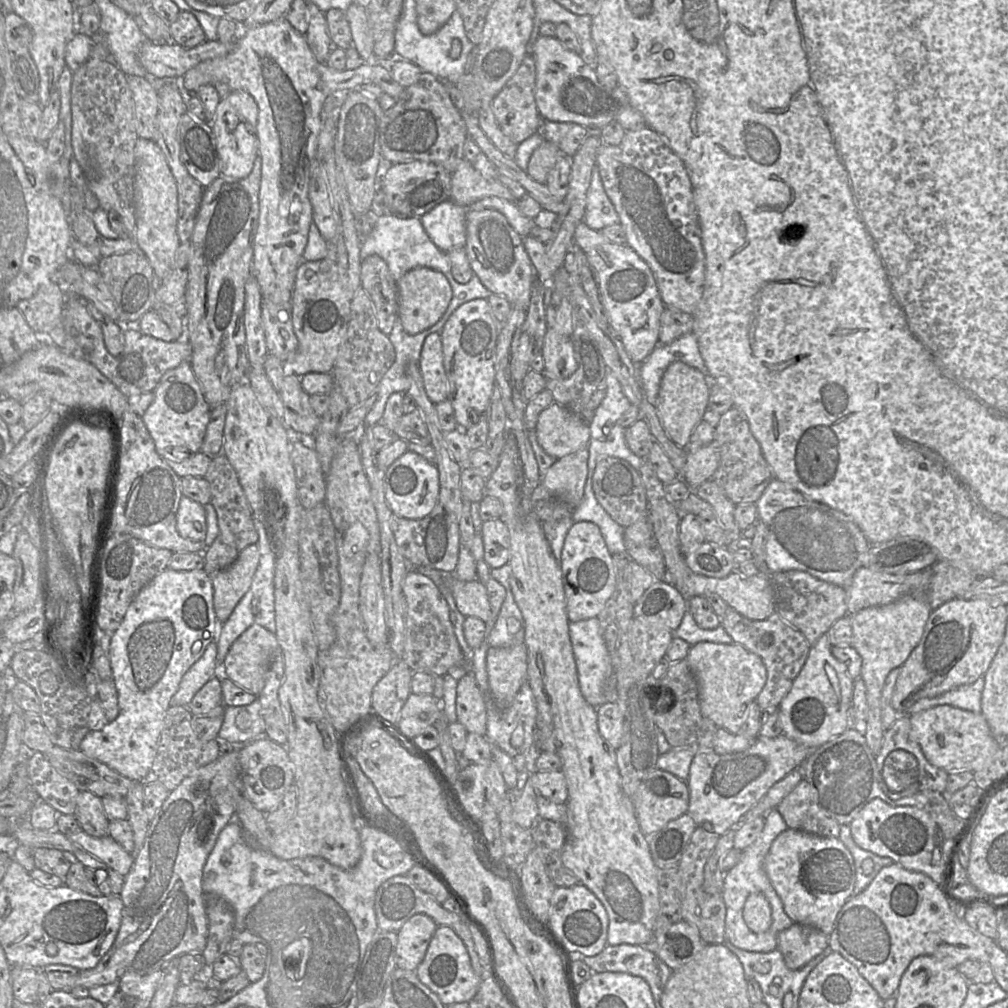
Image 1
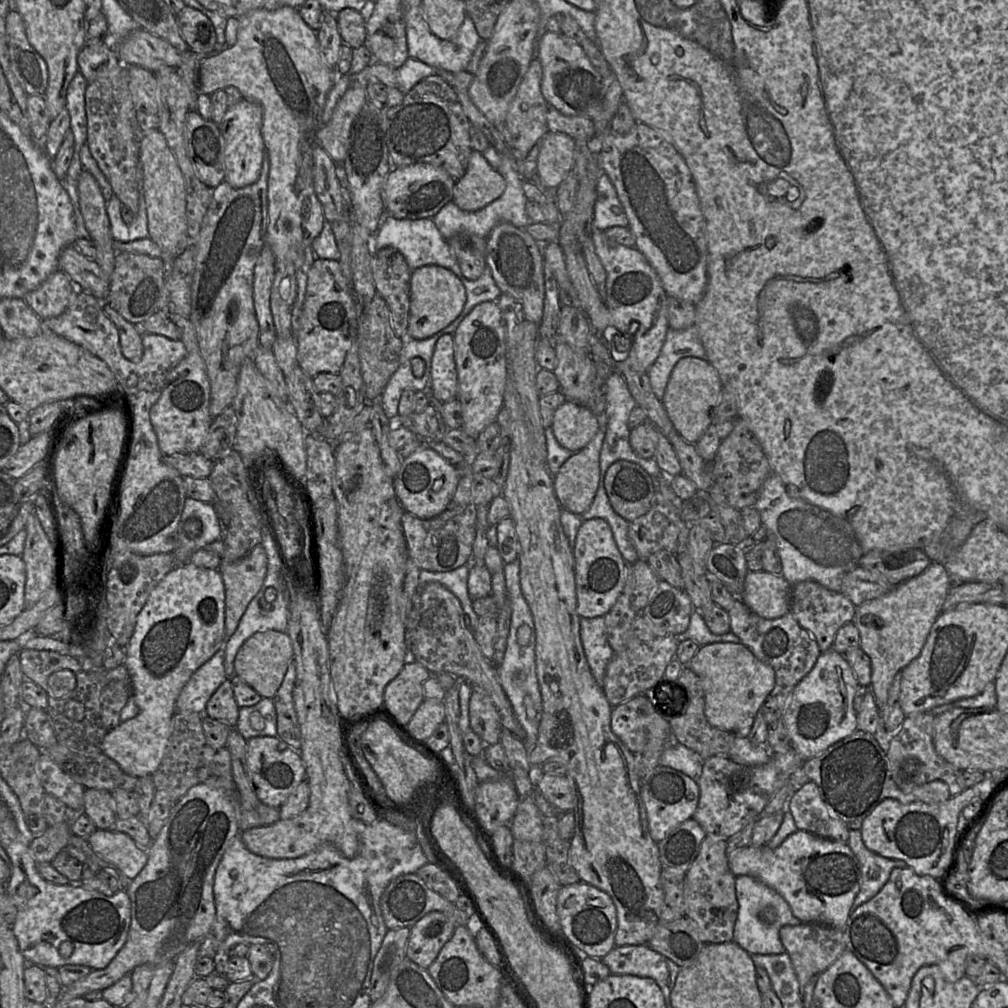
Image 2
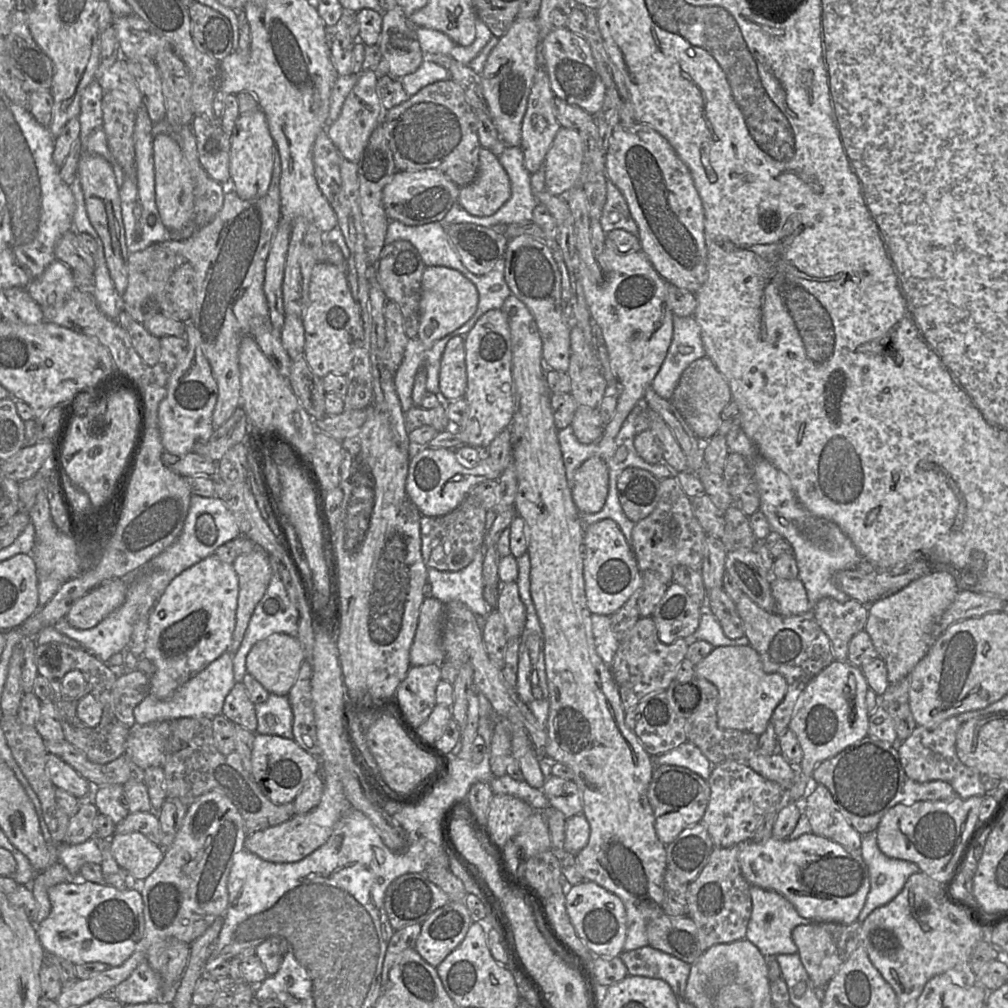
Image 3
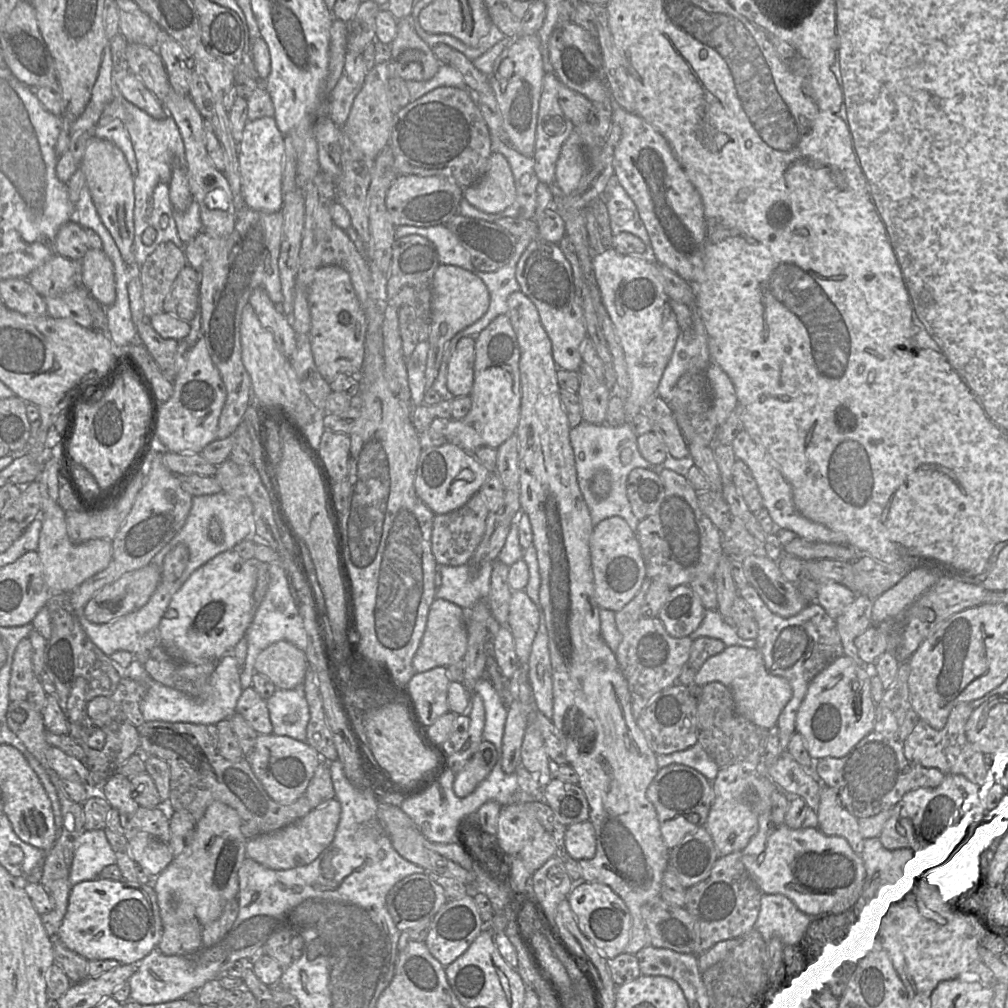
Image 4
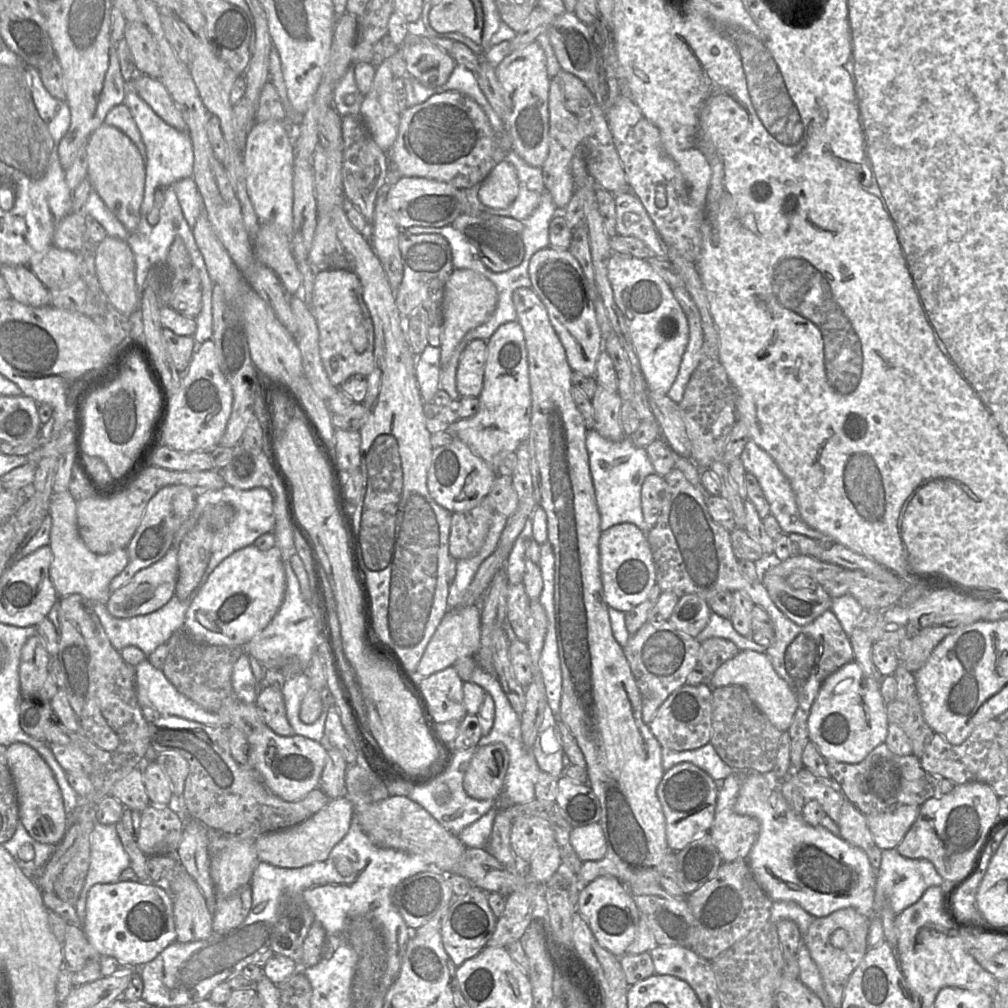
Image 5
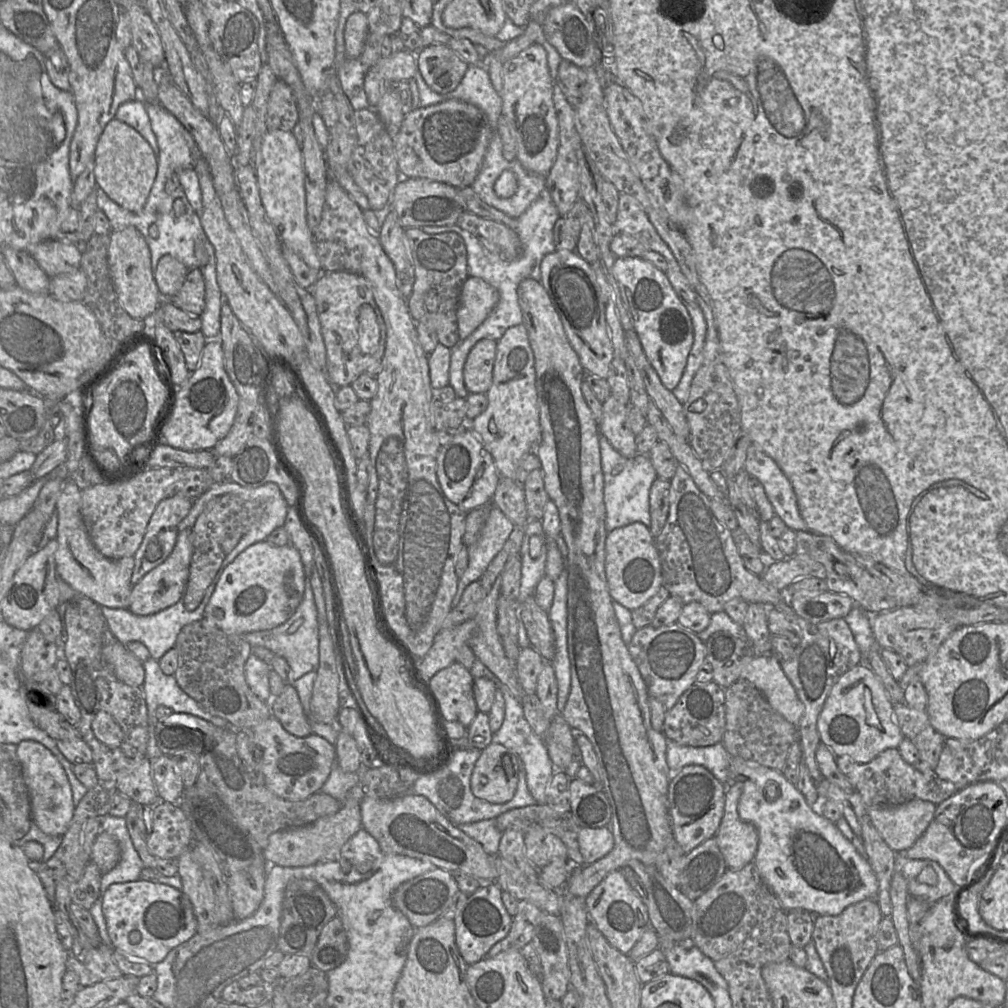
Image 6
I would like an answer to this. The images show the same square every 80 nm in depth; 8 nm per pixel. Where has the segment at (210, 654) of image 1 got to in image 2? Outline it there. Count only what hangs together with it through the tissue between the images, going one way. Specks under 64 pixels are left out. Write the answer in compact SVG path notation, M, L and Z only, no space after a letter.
M219 650L193 673L176 699L176 711L204 715L209 699L227 680L224 661L225 651Z

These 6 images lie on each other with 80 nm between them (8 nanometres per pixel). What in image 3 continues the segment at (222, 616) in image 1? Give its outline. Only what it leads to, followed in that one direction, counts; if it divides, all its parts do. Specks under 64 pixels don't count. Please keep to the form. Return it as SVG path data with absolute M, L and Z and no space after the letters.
M264 549L240 555L231 564L239 579L236 624L228 648L228 653L234 655L242 643L253 611L268 587L271 567Z

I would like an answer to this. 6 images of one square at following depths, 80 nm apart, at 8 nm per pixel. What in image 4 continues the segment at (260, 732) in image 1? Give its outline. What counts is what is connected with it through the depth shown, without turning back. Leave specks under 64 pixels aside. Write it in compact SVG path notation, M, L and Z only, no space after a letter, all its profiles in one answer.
M302 686L277 689L267 700L272 733L305 741L309 709Z

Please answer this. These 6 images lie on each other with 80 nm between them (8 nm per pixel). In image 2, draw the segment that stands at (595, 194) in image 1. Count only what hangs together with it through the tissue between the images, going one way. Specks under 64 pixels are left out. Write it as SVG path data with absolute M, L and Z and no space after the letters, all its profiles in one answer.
M602 174L597 180L596 193L592 217L594 229L604 232L615 226L628 228L629 221L623 206L614 186L605 174Z

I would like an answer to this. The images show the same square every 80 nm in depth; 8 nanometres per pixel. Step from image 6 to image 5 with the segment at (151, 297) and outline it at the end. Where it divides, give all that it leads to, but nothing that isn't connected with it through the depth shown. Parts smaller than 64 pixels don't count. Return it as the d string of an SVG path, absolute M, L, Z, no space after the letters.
M108 236L94 246L96 275L103 293L122 314L130 316L140 304L134 257L126 241Z

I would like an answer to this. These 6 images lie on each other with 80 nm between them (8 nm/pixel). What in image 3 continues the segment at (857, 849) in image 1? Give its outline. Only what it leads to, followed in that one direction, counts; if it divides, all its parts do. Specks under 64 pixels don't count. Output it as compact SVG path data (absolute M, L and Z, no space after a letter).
M875 833L862 834L861 855L868 867L871 888L858 922L864 921L873 910L893 900L908 878L920 872L913 862L886 856L877 844Z

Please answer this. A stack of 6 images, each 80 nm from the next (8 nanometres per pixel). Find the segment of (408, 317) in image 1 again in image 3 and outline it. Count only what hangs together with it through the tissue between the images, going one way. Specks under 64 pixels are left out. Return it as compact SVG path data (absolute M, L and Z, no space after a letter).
M444 266L426 267L422 276L420 321L416 337L425 343L443 340L474 316L478 300L477 288L459 271Z

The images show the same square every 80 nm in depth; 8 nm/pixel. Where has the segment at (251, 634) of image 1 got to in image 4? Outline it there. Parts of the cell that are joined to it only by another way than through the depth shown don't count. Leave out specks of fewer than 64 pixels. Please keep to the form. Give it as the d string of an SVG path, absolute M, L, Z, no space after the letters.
M283 640L263 649L254 662L254 671L268 677L277 689L301 685L307 668L305 652Z

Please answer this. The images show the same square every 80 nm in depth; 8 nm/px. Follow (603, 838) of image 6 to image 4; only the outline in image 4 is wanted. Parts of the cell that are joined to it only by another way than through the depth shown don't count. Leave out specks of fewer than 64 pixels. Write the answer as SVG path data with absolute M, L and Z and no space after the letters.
M591 821L568 826L565 844L569 854L577 861L593 858L596 853L596 836Z

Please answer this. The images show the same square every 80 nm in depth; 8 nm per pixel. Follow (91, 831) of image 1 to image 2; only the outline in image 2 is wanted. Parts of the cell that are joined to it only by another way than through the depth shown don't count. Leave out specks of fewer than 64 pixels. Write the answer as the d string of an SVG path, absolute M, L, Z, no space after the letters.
M86 789L82 812L93 822L97 830L110 830L118 819L110 791Z

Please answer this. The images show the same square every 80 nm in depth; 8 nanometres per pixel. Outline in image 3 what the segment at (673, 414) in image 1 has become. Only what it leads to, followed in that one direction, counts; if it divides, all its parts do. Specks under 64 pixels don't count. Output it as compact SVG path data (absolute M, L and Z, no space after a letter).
M707 356L693 361L683 371L671 398L672 404L680 411L691 430L701 440L708 440L718 433L721 425L721 412L731 401L731 390L725 377Z

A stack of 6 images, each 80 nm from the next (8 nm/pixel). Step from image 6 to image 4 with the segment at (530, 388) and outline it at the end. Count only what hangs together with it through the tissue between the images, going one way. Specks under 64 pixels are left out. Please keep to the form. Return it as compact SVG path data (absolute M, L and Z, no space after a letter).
M497 316L475 338L474 382L469 395L472 404L469 413L460 420L435 420L420 435L444 434L458 440L466 451L489 447L497 450L515 432L521 404L520 350L510 319Z

